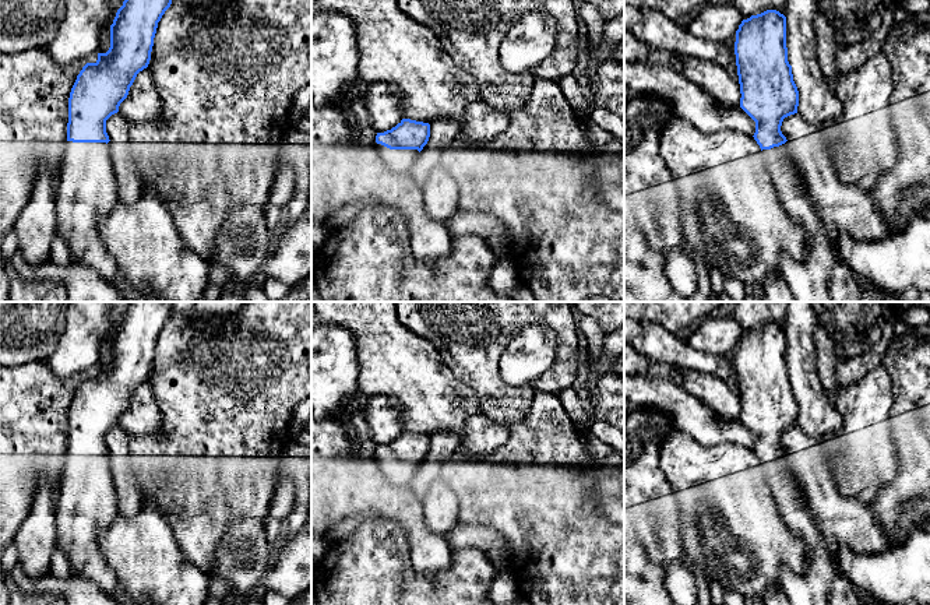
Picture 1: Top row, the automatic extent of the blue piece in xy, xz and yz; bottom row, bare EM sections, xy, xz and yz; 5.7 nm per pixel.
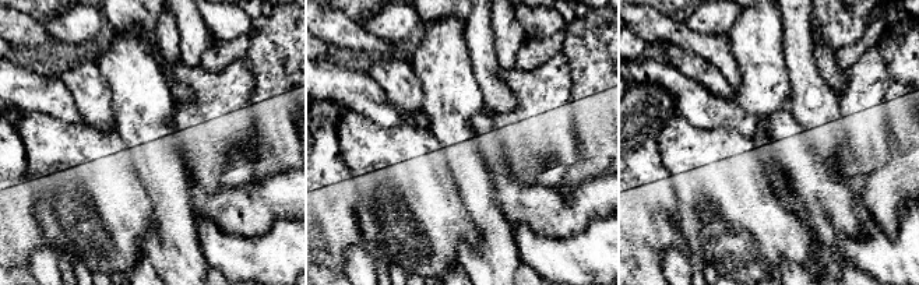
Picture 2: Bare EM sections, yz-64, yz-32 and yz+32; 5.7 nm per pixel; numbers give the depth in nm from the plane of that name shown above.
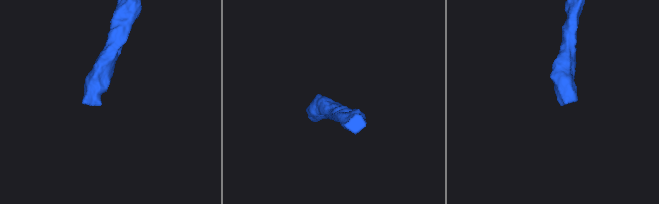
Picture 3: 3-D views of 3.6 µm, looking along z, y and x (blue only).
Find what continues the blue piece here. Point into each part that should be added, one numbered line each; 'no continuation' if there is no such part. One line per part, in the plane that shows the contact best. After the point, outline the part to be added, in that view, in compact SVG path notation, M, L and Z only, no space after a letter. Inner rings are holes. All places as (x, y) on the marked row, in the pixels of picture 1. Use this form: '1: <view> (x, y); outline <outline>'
1: xz (400, 161); outline M377 143L376 151L381 156L384 163L397 173L411 172L411 166L419 155L418 150L390 150Z

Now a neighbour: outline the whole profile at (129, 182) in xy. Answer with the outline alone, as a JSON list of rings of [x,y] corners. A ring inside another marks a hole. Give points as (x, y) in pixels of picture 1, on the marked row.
[[[115,113],[106,120],[106,133],[110,140],[108,145],[117,182],[117,200],[131,205],[142,193],[142,182],[128,145],[131,141],[130,123]]]

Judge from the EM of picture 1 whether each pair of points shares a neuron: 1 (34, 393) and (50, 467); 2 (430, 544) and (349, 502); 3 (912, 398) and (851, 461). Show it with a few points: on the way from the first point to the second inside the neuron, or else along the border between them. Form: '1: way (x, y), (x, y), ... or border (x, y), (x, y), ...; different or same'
1: way (34, 411), (39, 449); same
2: way (411, 523), (390, 502), (370, 502); same
3: border (891, 379), (892, 408), (888, 415); different

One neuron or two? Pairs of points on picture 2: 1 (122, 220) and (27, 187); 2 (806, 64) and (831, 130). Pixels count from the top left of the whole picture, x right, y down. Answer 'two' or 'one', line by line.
1: two
2: one

